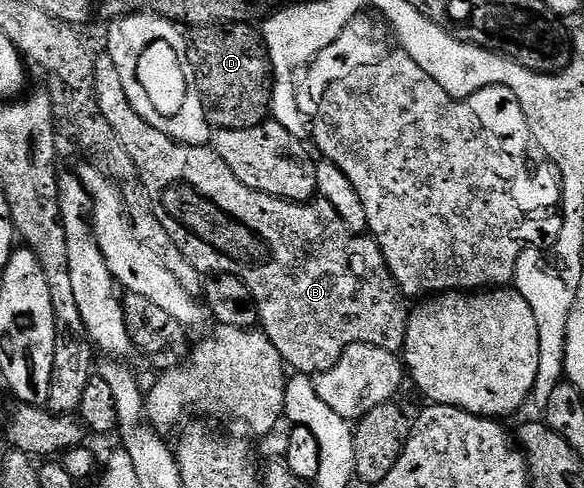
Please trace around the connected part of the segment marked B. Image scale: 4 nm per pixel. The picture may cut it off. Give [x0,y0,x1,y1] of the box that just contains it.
[95,52,411,376]

